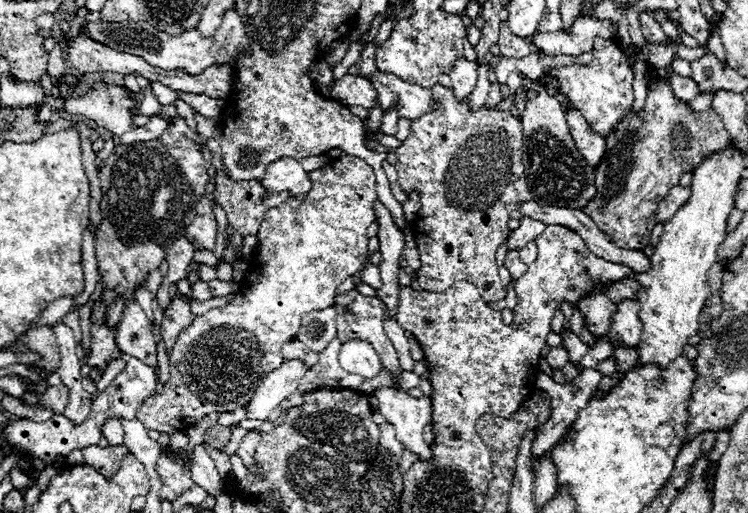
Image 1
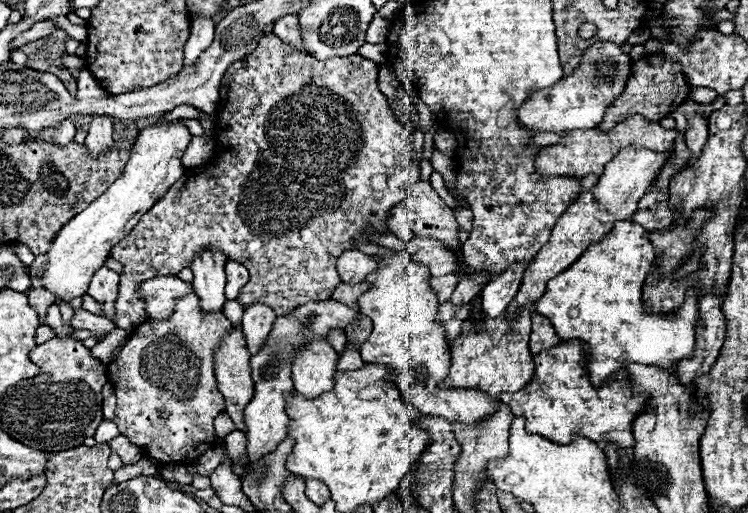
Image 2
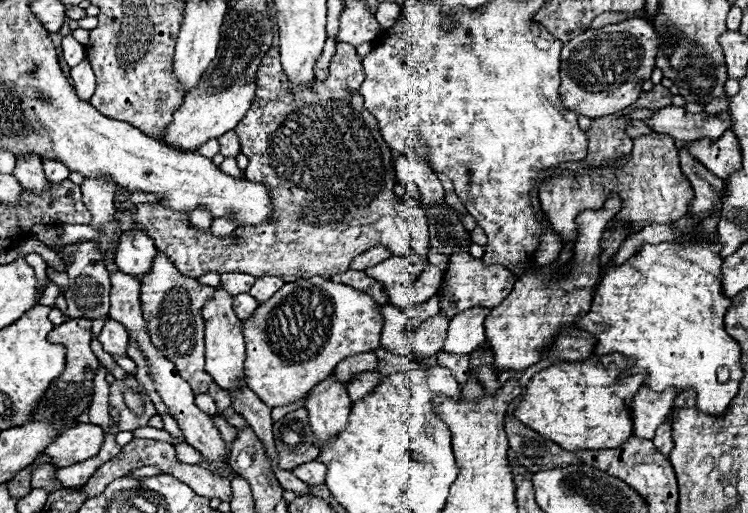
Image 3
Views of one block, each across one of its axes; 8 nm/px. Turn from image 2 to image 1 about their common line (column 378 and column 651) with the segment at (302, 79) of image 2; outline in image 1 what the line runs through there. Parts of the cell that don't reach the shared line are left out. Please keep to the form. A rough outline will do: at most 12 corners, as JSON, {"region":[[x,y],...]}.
{"region":[[658,78],[606,138],[584,208],[628,250],[728,136]]}

